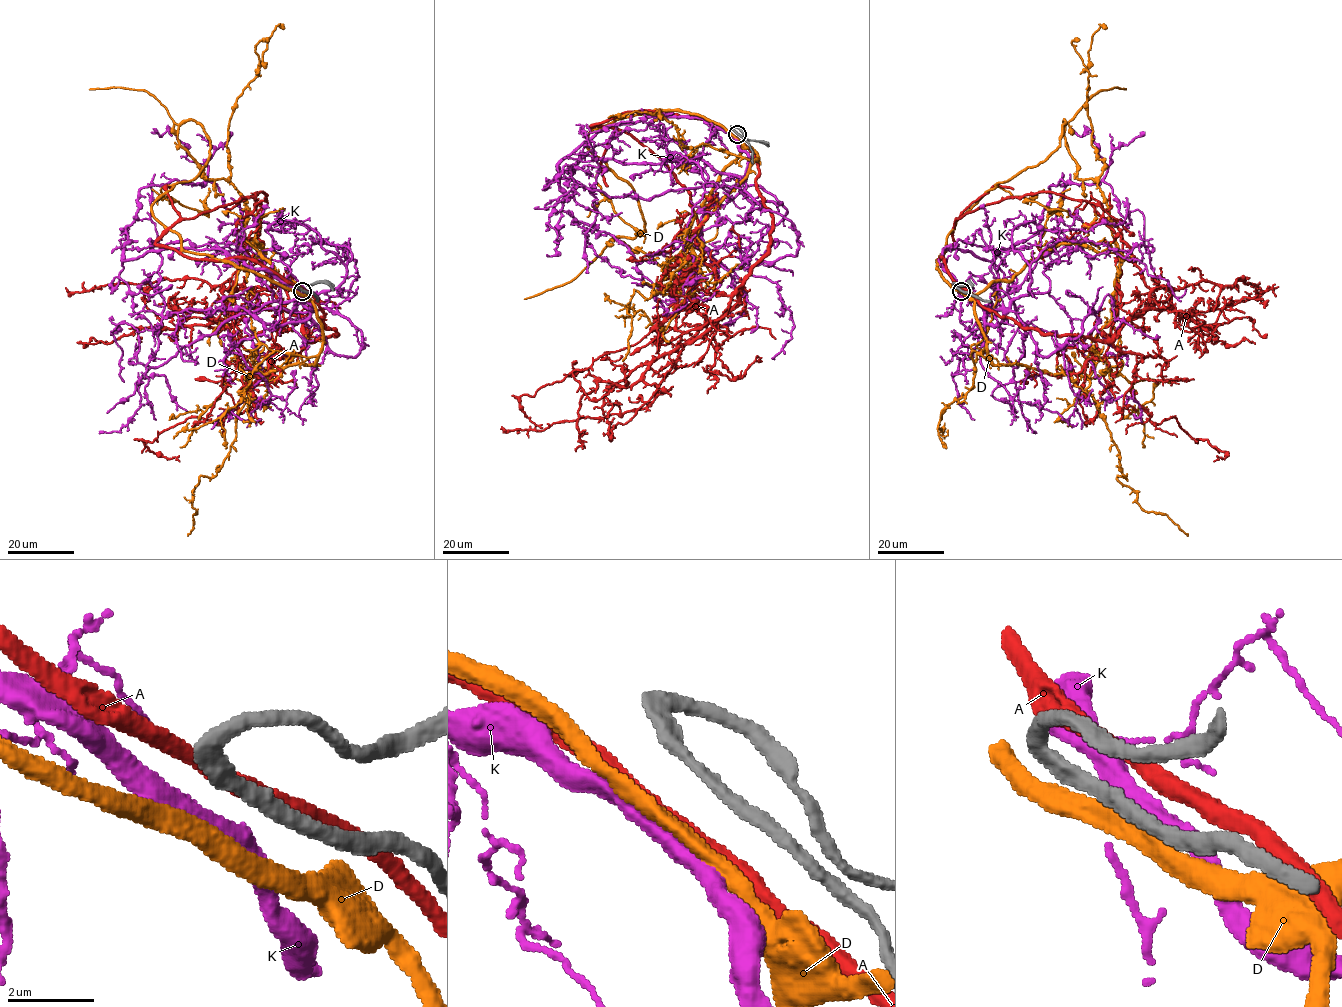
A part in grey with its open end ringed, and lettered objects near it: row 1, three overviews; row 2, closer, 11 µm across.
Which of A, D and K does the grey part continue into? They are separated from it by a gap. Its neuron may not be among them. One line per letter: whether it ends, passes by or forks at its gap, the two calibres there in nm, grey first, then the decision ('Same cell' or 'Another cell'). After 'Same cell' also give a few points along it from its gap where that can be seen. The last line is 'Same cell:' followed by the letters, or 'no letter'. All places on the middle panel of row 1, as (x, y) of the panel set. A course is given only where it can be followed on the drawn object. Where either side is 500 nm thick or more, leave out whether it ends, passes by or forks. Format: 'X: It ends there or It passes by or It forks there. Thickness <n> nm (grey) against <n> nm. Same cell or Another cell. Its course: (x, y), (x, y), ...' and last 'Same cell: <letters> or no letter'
A: It passes by. Thickness 340 nm (grey) against 400 nm. Another cell
D: It passes by. Thickness 340 nm (grey) against 420 nm. Another cell
K: It passes by. Thickness 340 nm (grey) against 420 nm. Same cell. Its course: (734, 136), (657, 115), (596, 145), (559, 180), (561, 211), (620, 240), (642, 280), (588, 243)
Same cell: K

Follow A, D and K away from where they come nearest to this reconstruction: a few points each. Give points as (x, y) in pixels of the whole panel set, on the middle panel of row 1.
A: (736, 136), (755, 157), (769, 251), (706, 323), (694, 264), (673, 295), (661, 288), (687, 259)
D: (734, 135), (679, 110), (594, 128), (587, 146), (632, 187), (644, 233), (612, 238), (575, 278), (524, 298)
K: (734, 136), (657, 115), (596, 145), (559, 180), (561, 211), (620, 240), (642, 280), (588, 243)

